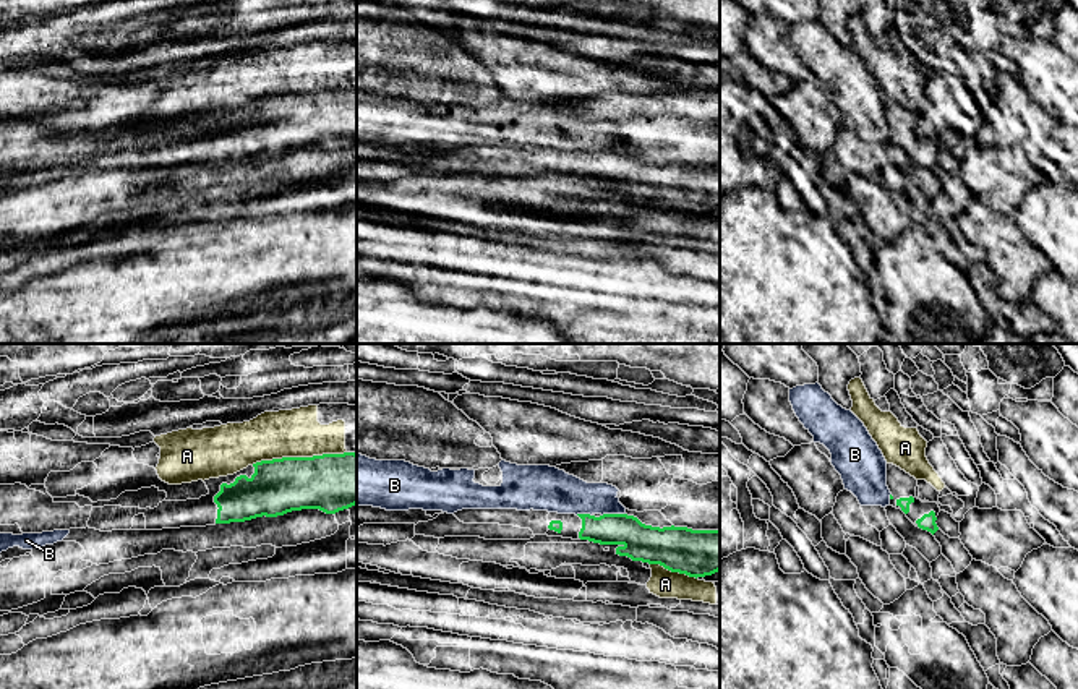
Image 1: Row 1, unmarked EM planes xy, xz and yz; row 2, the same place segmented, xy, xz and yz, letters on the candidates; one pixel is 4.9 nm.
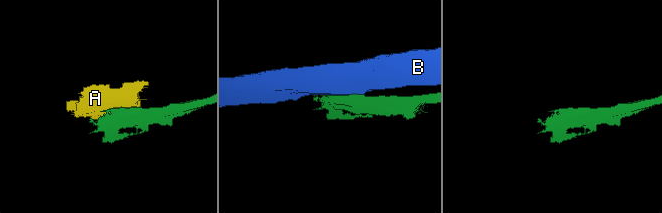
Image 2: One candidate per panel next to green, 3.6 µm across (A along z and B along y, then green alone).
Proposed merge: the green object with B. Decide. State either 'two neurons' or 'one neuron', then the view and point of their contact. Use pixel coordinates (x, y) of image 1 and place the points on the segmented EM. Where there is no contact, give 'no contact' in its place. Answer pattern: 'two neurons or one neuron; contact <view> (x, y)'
two neurons; contact xz (613, 514)

